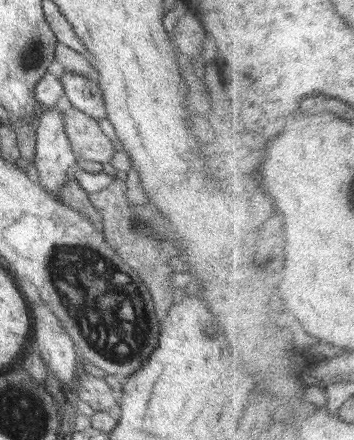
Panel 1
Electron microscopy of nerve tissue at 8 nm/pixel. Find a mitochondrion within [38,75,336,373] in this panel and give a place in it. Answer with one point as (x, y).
(79, 276)

